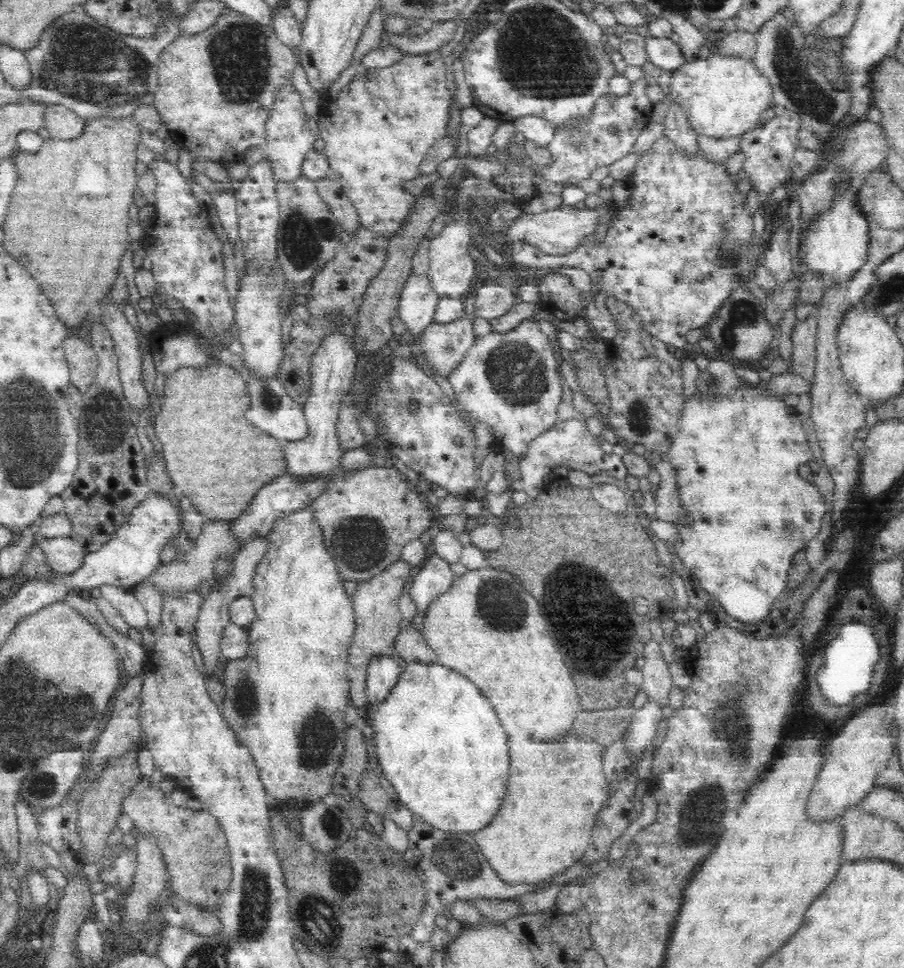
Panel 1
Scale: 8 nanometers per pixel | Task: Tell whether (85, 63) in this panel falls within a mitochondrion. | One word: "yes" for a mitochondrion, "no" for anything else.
yes

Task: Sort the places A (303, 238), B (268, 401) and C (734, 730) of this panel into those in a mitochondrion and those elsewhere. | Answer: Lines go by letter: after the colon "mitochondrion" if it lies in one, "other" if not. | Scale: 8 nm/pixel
A: mitochondrion
B: mitochondrion
C: mitochondrion

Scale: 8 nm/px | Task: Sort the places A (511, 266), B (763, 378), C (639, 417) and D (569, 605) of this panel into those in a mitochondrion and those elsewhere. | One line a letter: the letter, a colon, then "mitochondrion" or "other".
A: other
B: other
C: mitochondrion
D: mitochondrion

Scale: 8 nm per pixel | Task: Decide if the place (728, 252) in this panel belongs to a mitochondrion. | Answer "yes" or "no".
yes

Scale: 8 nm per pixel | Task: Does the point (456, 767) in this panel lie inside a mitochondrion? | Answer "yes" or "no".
no

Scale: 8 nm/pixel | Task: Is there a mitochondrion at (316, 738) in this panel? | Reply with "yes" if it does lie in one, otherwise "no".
yes

